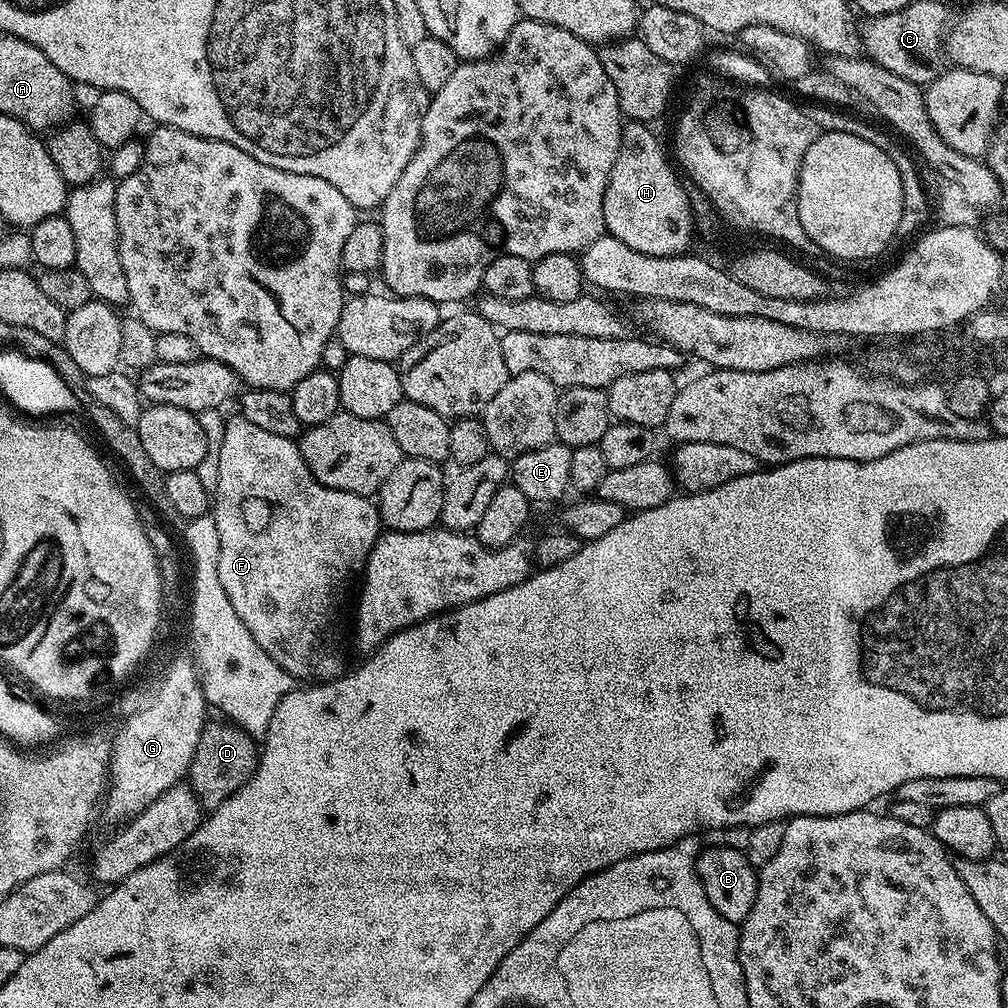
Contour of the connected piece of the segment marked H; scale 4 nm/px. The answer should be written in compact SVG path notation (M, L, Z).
M628 122L623 125L620 153L616 155L614 170L610 170L610 182L604 195L604 226L607 235L618 238L618 242L626 242L630 250L651 256L678 256L685 251L684 236L693 235L693 214L687 194L683 192L681 177L670 163L669 153L668 156L664 153L659 138L648 128L651 127L644 122Z

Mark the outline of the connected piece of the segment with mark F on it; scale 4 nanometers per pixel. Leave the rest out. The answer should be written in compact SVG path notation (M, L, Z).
M233 415L234 418L225 419L224 433L222 434L222 450L218 454L218 486L214 493L214 515L218 526L218 578L222 582L222 590L226 590L226 598L230 598L230 606L238 613L238 618L250 630L254 642L282 666L282 670L289 672L300 682L324 682L337 675L340 660L334 649L328 645L328 627L332 624L332 611L336 608L336 595L344 588L344 583L352 575L359 573L368 561L370 550L382 531L380 509L367 496L350 494L346 490L334 490L330 486L322 486L310 474L306 462L300 453L300 445L296 440L287 440L278 434L269 434L254 426L254 422L246 422L242 415Z

